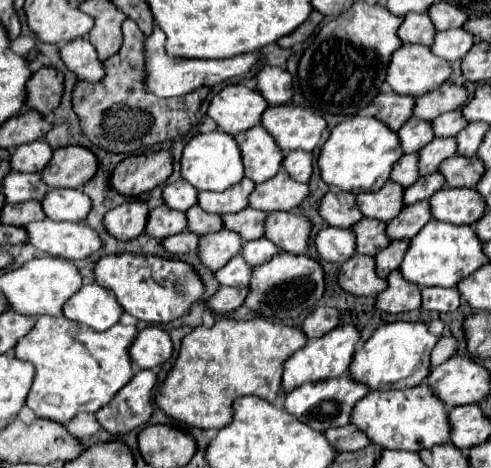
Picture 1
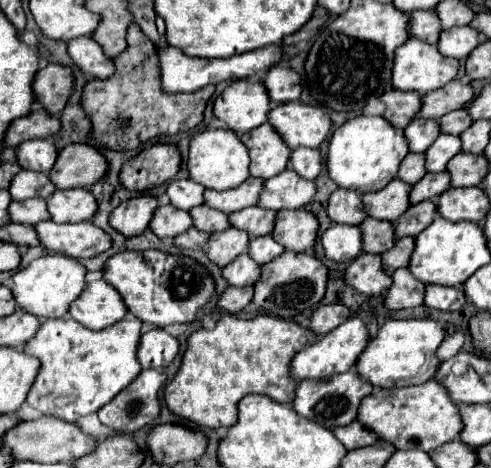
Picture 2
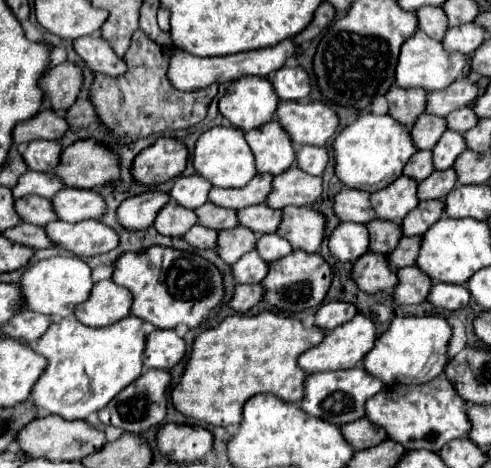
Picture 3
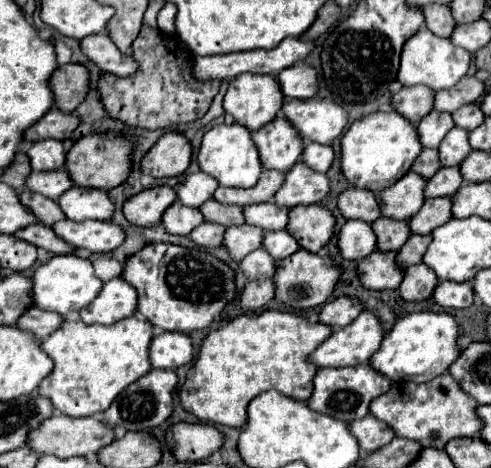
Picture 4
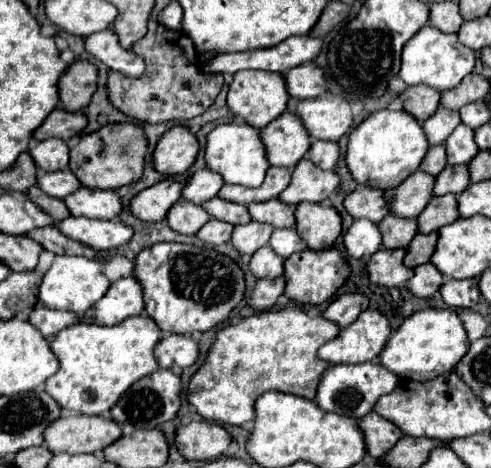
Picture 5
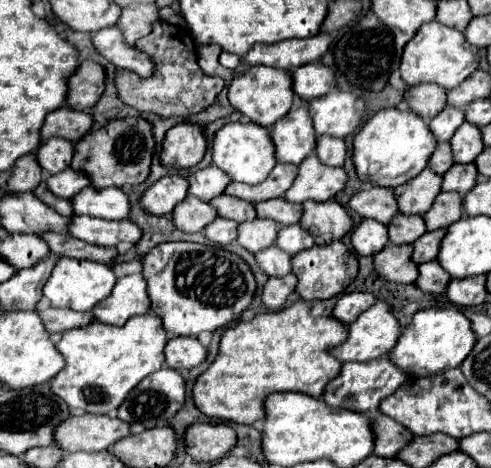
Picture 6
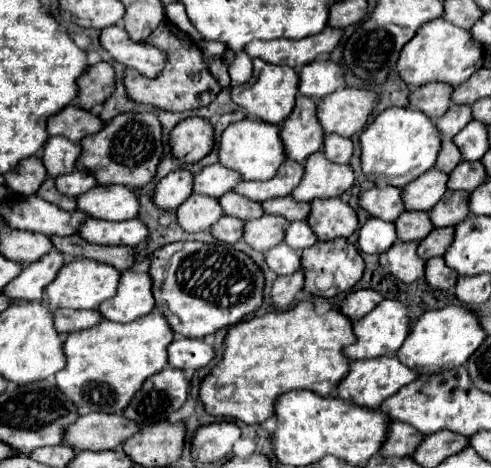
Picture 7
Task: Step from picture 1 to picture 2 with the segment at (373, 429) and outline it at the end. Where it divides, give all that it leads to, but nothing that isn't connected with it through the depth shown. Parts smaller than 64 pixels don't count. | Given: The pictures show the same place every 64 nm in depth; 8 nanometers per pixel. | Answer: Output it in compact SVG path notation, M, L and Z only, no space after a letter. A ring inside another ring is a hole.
M434 378L424 382L422 386L406 386L406 388L376 388L372 396L364 398L360 404L358 420L376 432L380 440L392 442L398 450L424 450L430 452L446 442L458 438L464 428L456 402L448 396L446 388Z

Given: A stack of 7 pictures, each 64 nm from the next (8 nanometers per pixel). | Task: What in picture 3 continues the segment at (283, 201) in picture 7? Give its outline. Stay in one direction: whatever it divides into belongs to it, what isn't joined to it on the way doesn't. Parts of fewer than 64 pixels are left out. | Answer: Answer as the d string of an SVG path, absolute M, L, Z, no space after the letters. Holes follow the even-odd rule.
M256 204L238 210L238 220L242 226L256 232L256 236L276 232L282 220L282 210L274 210L268 204Z

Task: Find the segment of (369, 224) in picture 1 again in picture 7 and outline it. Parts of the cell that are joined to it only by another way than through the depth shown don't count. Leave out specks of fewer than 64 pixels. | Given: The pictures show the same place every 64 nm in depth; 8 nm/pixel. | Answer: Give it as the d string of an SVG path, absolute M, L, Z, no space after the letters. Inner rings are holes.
M422 210L420 212L404 212L394 224L398 230L398 240L404 240L404 242L422 240L434 230L434 224L432 224L428 212L422 212Z

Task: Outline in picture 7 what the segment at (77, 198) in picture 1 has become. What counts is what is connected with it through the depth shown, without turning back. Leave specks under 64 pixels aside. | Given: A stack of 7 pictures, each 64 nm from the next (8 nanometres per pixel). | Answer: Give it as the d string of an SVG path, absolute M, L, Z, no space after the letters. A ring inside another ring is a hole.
M98 186L78 198L78 210L100 220L130 220L138 218L140 202L134 190L126 186Z

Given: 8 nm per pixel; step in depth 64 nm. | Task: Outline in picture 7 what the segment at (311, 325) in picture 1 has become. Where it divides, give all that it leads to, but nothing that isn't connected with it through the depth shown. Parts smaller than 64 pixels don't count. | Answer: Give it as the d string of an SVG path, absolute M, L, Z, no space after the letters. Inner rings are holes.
M358 290L358 292L350 292L344 302L342 302L342 314L352 318L352 320L360 320L362 316L366 316L370 310L376 308L376 304L380 304L384 298L376 292L376 290Z

